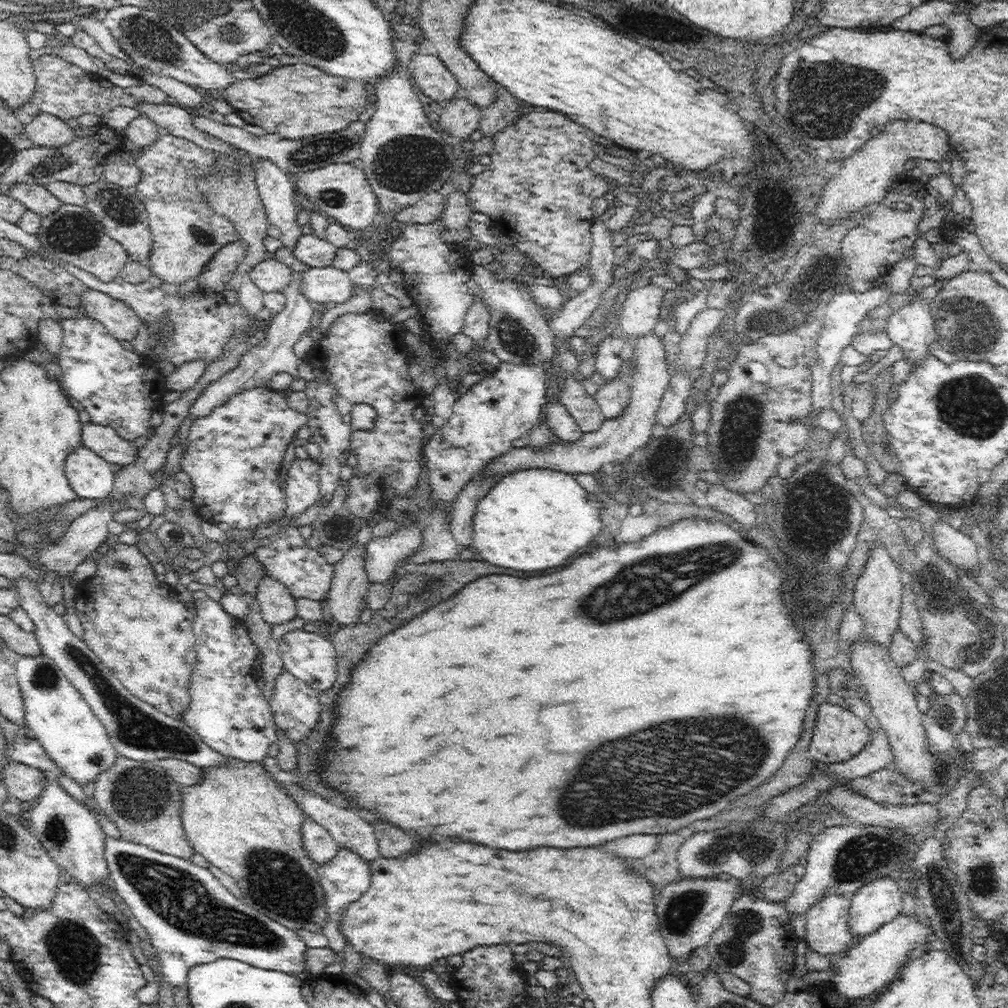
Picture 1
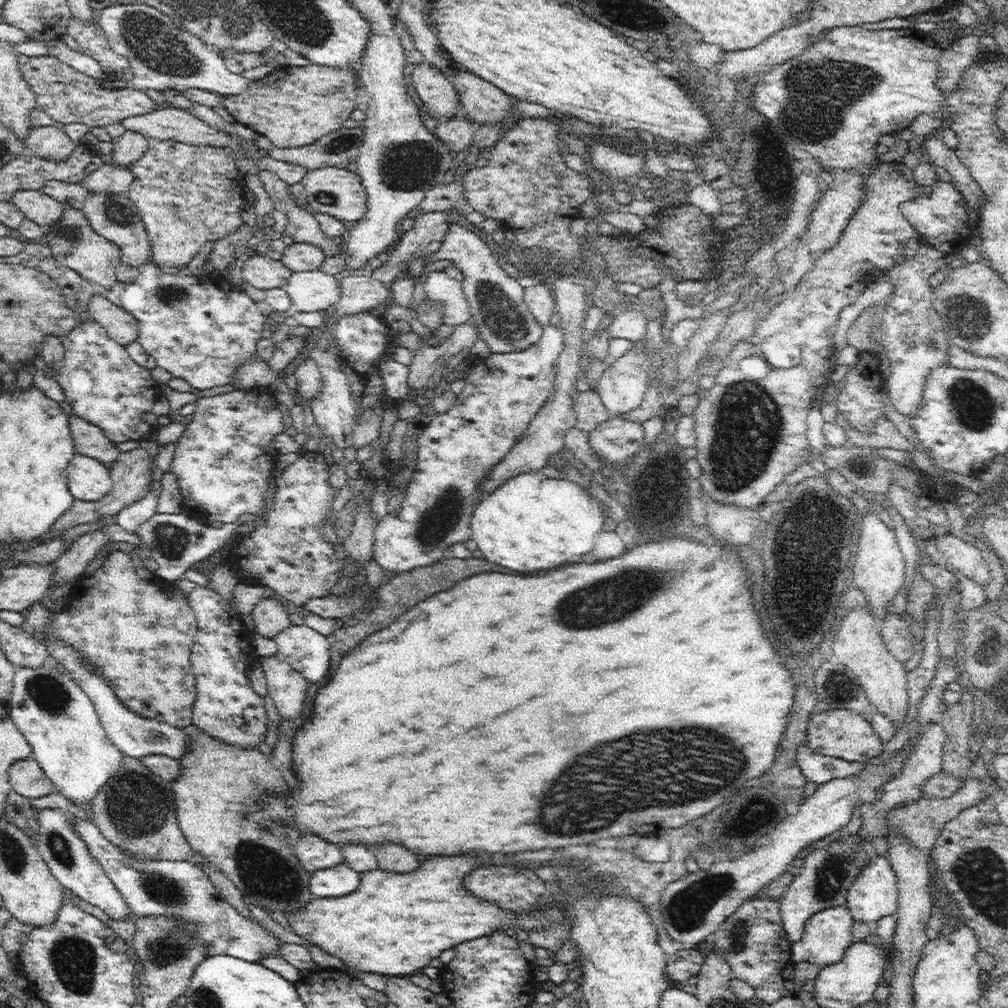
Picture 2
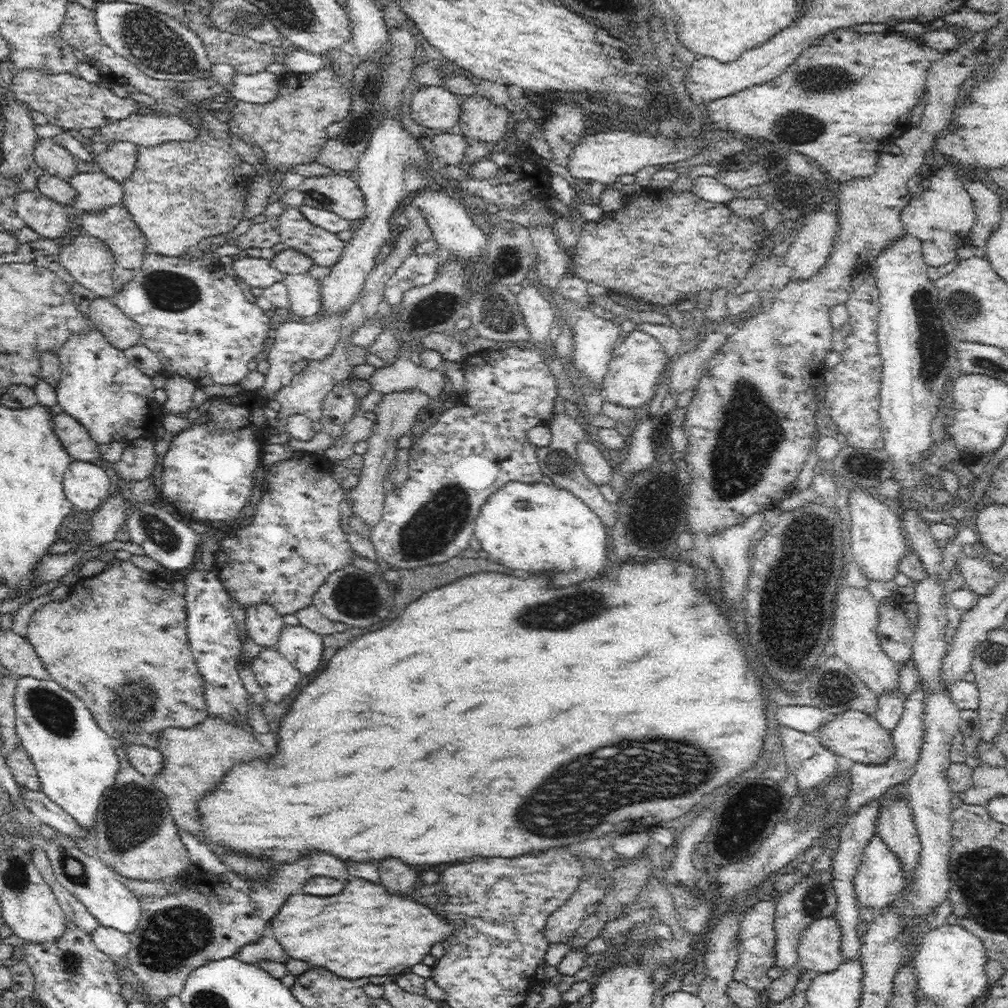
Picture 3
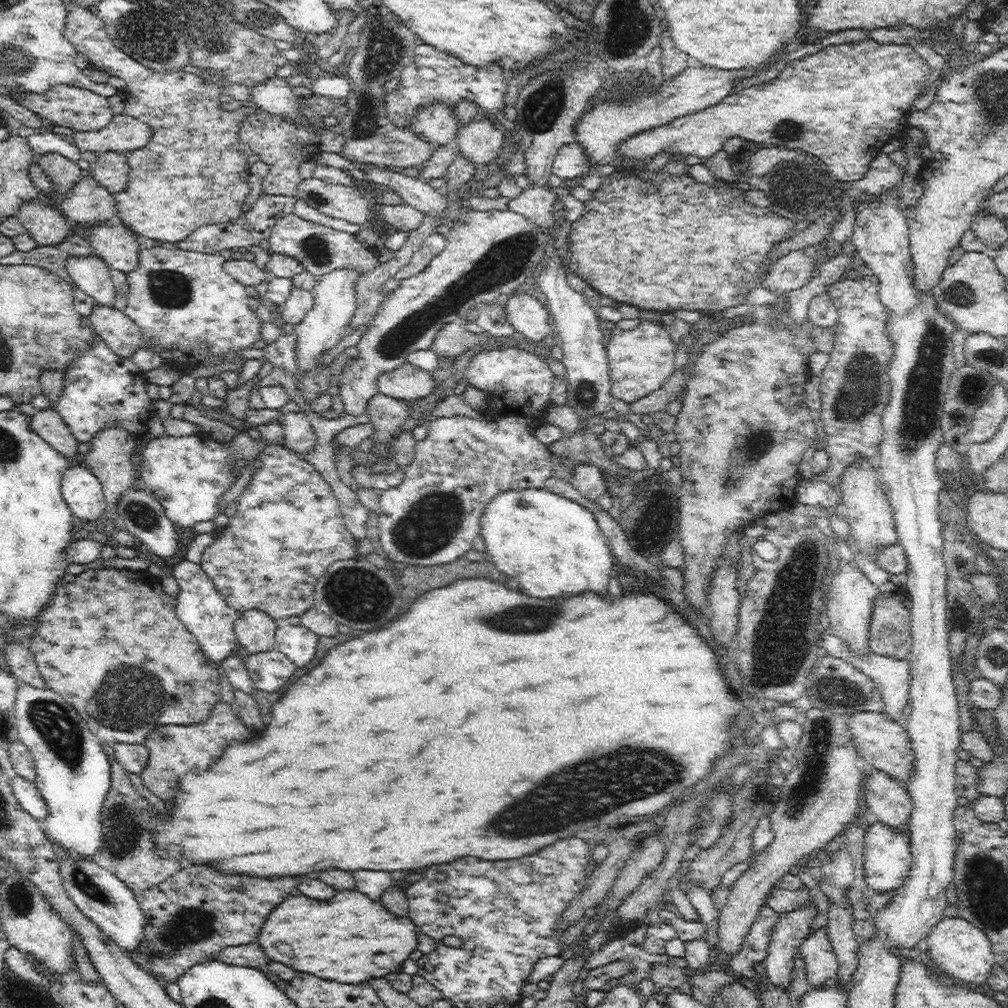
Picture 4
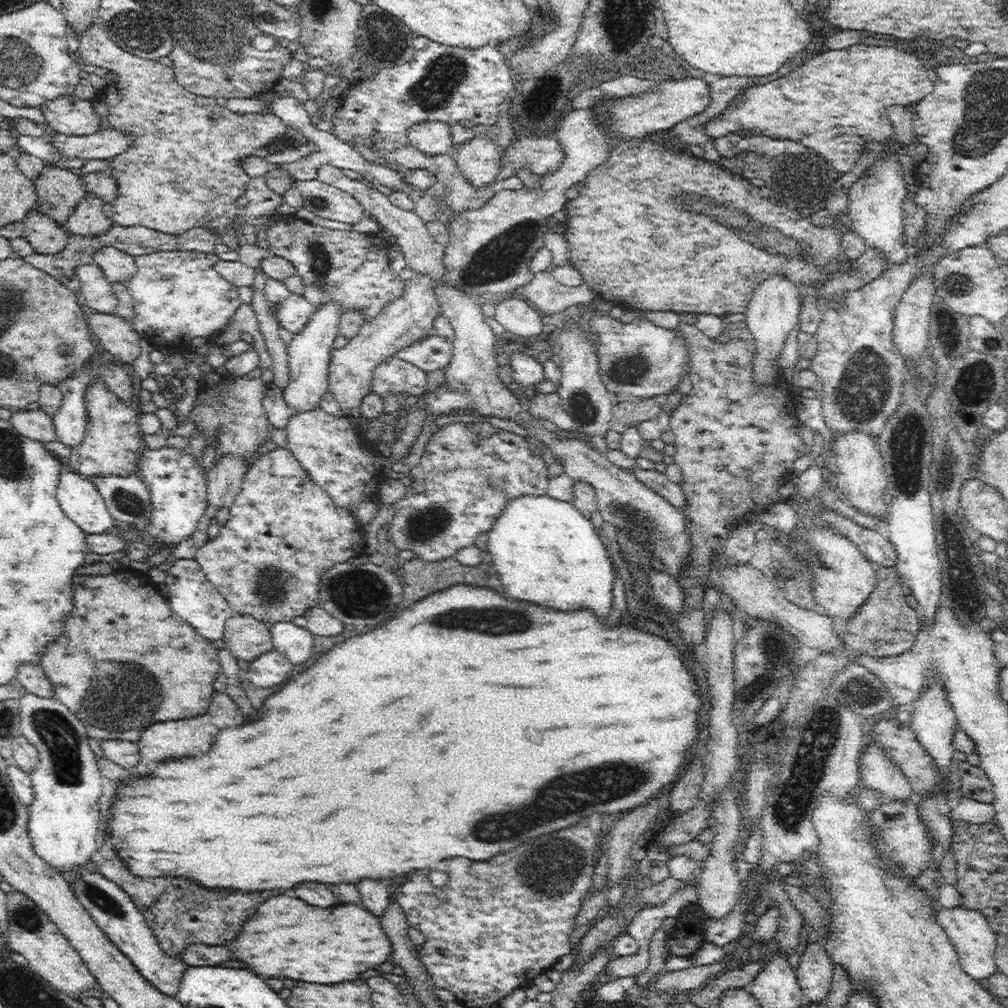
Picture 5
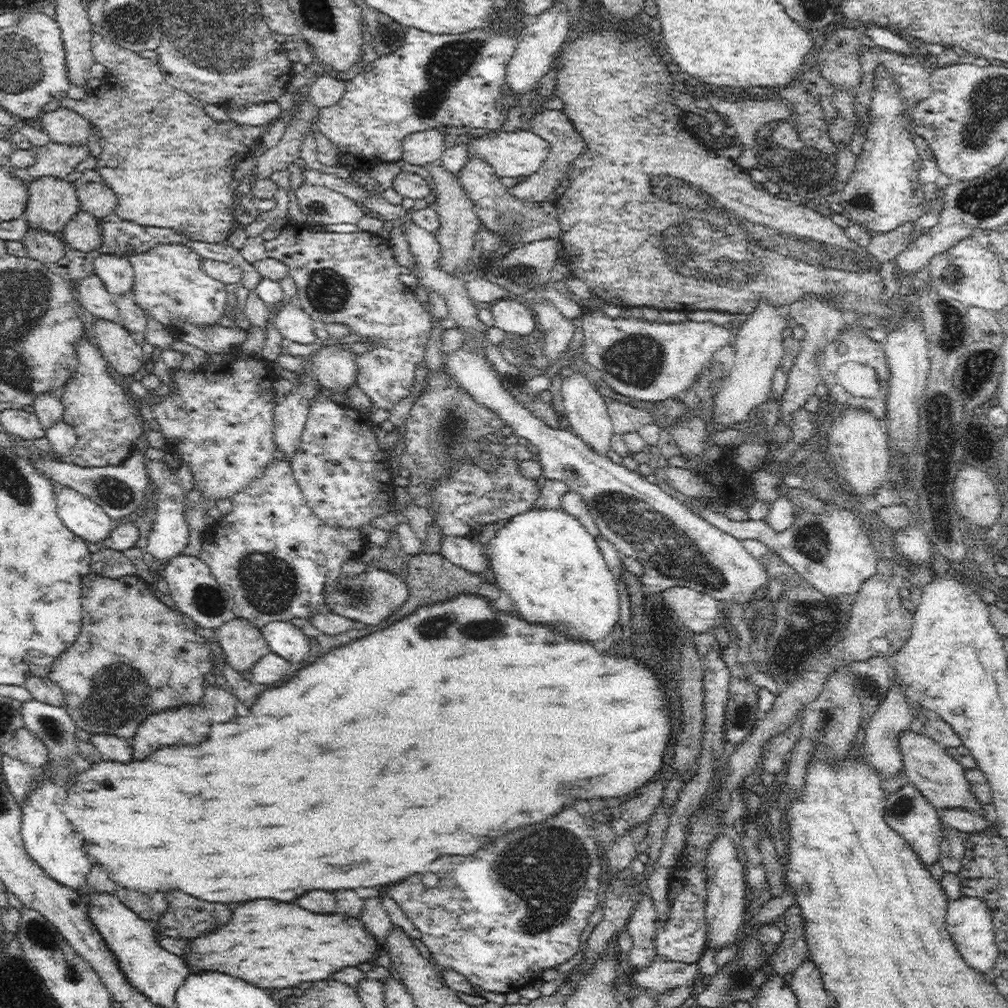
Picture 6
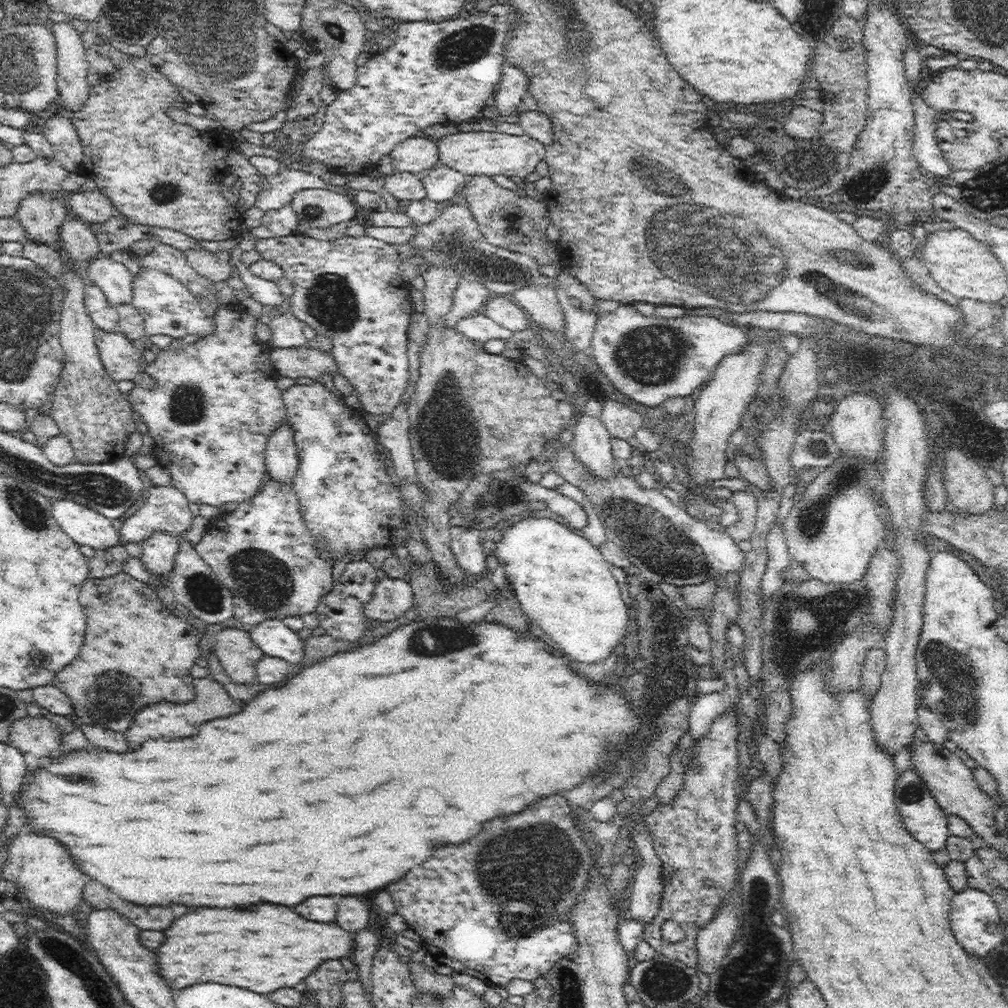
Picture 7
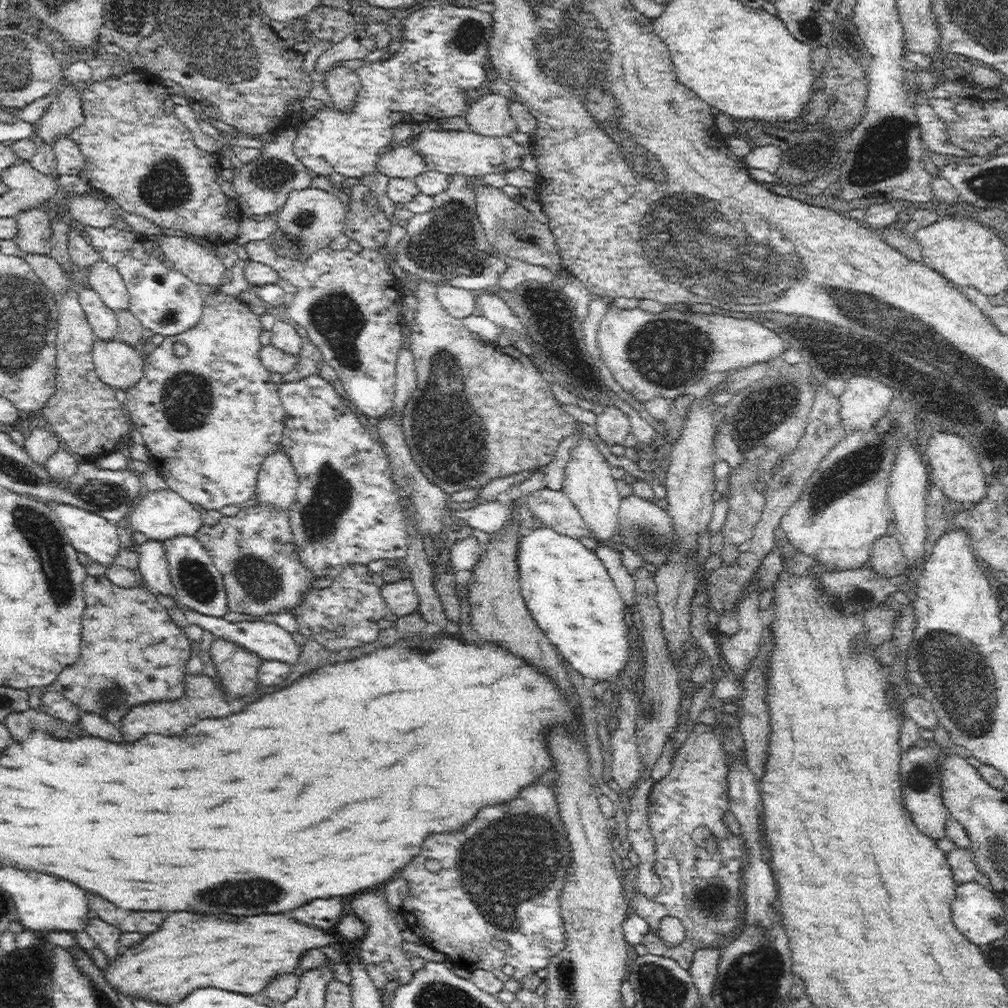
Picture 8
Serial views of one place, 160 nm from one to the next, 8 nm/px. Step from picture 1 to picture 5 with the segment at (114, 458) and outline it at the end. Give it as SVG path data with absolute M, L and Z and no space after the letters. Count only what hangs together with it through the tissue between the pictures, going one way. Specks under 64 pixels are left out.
M40 408L15 412L9 420L14 428L26 438L43 443L56 440L52 417Z

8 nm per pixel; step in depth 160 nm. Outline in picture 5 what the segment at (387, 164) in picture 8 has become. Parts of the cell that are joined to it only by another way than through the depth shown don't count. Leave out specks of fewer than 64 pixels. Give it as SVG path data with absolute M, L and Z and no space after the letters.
M442 121L415 124L408 135L408 144L424 154L444 154L452 150L451 127Z

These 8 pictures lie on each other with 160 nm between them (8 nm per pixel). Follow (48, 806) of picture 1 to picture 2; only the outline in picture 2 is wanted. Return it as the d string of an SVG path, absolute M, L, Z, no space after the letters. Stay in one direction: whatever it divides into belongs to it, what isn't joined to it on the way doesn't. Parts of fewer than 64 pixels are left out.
M45 808L37 811L35 826L37 829L37 850L42 859L50 867L52 875L66 890L79 896L82 900L98 906L108 914L109 918L122 920L132 915L130 907L122 898L116 885L106 876L104 869L96 858L90 855L82 837L71 830L70 820L73 814L60 808Z

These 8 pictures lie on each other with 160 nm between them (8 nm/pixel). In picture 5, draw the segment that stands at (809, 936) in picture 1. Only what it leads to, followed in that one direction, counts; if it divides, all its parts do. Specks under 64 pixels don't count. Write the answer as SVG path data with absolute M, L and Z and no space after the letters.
M811 942L806 945L796 969L798 984L806 1002L819 1005L824 1003L830 992L834 969L834 963L826 953L823 942Z

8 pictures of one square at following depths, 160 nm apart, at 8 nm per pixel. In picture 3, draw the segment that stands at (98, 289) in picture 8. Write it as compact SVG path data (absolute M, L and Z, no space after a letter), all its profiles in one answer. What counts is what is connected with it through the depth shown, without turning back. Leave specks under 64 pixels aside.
M115 204L97 213L82 213L81 230L84 230L89 236L96 236L102 240L112 250L115 264L118 266L130 268L132 271L142 267L146 255L147 239L123 204Z

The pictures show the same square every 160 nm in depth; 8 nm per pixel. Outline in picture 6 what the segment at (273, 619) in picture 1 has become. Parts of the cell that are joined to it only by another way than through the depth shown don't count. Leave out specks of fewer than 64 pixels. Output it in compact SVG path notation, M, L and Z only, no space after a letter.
M234 617L216 630L226 663L245 675L271 650L258 625L246 619Z

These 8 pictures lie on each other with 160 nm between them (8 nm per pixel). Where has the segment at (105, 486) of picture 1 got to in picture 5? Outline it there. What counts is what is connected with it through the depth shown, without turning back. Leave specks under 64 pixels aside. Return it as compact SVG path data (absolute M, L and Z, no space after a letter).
M76 470L59 475L57 501L66 517L86 534L114 530L114 520L98 487Z

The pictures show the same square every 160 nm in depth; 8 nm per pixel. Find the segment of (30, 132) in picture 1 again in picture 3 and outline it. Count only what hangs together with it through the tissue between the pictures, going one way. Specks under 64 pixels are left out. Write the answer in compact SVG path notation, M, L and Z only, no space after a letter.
M40 137L37 140L34 158L35 164L51 175L69 180L75 174L76 158L53 138Z

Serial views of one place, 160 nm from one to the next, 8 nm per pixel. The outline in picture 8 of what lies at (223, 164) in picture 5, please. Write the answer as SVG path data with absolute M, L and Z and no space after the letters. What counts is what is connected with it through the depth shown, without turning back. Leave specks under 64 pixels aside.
M131 70L122 76L108 76L101 81L91 81L88 86L81 91L82 97L82 112L85 119L81 125L78 125L70 134L70 138L76 142L78 148L82 151L85 158L85 165L79 173L80 178L84 180L90 187L95 188L102 196L107 196L114 199L118 206L124 210L125 213L139 214L150 219L154 224L162 228L172 228L172 230L182 230L182 232L193 235L194 237L210 241L213 245L225 245L227 242L235 241L238 224L240 224L242 214L238 208L236 199L228 197L221 189L220 184L216 181L216 174L219 174L220 165L216 153L210 153L200 148L196 148L196 144L192 144L192 136L190 131L184 126L182 122L176 117L174 113L168 113L164 110L164 100L167 99L168 94L166 88L162 83L162 79L156 75L150 74L146 70Z

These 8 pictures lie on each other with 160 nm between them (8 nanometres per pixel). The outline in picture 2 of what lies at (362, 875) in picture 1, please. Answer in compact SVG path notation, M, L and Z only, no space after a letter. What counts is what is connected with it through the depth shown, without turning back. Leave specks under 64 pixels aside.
M346 862L338 866L314 871L310 877L310 890L316 898L338 898L354 892L360 882L360 873Z

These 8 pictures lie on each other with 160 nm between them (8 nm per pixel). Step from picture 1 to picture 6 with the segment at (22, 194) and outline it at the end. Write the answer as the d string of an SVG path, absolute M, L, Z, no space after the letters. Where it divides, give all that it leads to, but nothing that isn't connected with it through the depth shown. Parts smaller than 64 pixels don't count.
M29 228L22 242L26 248L27 257L46 266L61 260L67 250L60 234L46 230Z

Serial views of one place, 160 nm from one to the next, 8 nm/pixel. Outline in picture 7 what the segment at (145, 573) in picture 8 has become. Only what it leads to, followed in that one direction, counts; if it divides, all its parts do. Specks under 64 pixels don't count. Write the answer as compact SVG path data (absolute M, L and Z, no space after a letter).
M158 531L141 542L140 559L156 582L168 578L180 548L180 540L181 536Z

